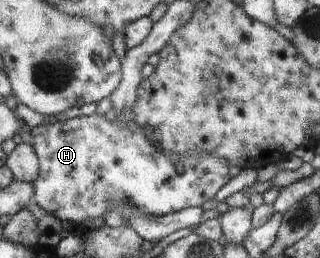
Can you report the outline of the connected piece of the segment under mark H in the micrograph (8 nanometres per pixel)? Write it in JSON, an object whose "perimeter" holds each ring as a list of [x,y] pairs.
{"perimeter":[[[94,113],[90,116],[81,115],[73,119],[54,124],[38,125],[31,130],[35,141],[36,152],[41,162],[41,175],[35,182],[36,202],[46,212],[61,218],[74,227],[83,225],[101,225],[104,216],[116,206],[130,204],[140,212],[148,212],[154,216],[168,216],[190,207],[201,207],[214,198],[216,193],[230,180],[228,160],[214,158],[212,154],[197,156],[180,156],[184,170],[178,172],[178,166],[172,162],[172,154],[158,150],[148,138],[142,126],[132,120],[130,124],[122,124],[117,118],[108,120],[106,115]]]}

